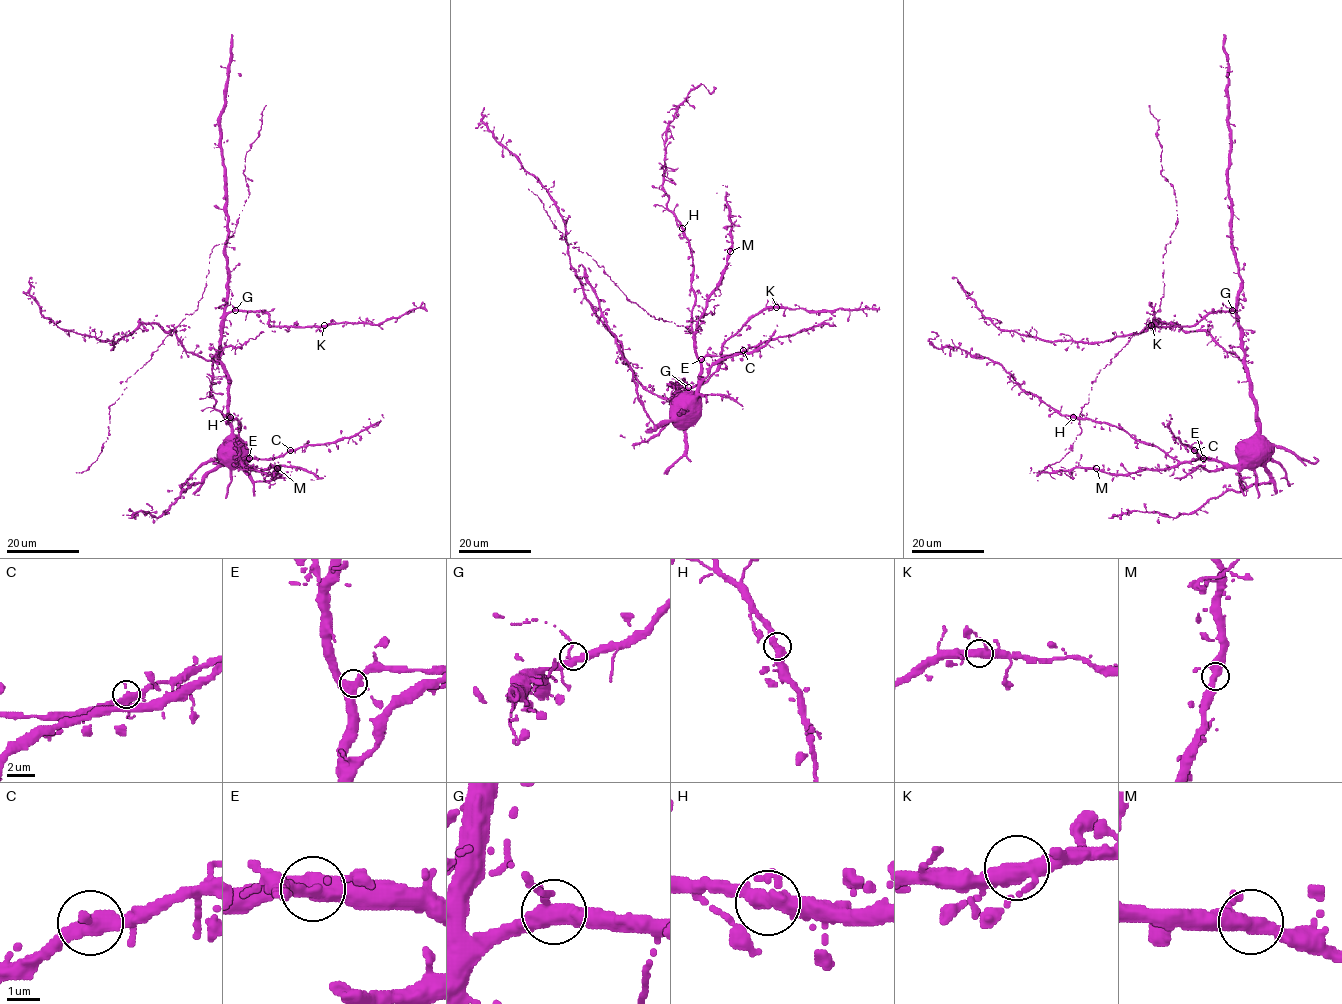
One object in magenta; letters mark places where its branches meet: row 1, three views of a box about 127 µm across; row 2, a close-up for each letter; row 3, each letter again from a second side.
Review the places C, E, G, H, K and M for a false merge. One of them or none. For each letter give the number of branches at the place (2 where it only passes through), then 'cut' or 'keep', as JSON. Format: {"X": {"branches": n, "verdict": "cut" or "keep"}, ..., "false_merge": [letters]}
{"C": {"branches": 3, "verdict": "keep"}, "E": {"branches": 3, "verdict": "keep"}, "G": {"branches": 3, "verdict": "keep"}, "H": {"branches": 3, "verdict": "keep"}, "K": {"branches": 3, "verdict": "keep"}, "M": {"branches": 3, "verdict": "keep"}, "false_merge": []}

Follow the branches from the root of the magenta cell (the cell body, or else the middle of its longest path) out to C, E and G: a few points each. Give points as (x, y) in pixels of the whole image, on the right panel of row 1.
C: (1253, 457), (1236, 465), (1223, 465), (1200, 458), (1194, 450)
E: (1253, 457), (1236, 465), (1223, 465), (1203, 458)
G: (1253, 457), (1258, 462), (1264, 455), (1264, 442), (1255, 421), (1255, 404), (1244, 362), (1241, 325), (1232, 310)

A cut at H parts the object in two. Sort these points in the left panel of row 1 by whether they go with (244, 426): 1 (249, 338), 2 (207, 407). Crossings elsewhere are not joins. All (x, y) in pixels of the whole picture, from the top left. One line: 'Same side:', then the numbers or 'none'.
Same side: none

